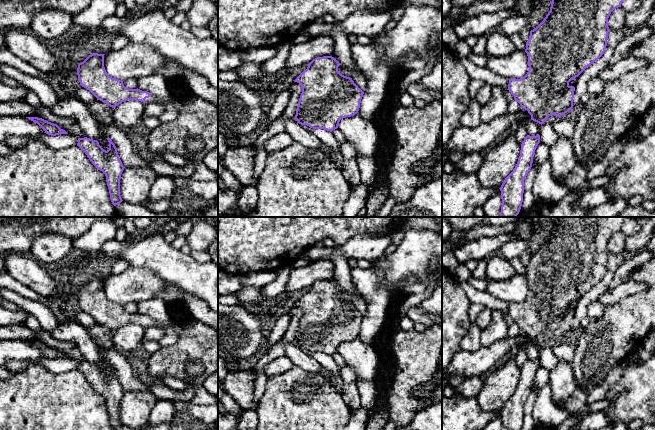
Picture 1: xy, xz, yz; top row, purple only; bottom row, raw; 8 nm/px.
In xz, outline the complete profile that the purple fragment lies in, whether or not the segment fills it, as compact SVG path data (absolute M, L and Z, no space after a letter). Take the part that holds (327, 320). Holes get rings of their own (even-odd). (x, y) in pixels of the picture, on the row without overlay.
M332 280L313 283L294 305L302 311L295 343L299 348L313 353L324 353L332 356L338 352L341 343L358 337L364 316L352 302L338 295L339 286Z

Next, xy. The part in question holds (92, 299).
M92 277L77 292L80 309L89 314L97 324L112 332L127 324L137 324L144 328L161 327L149 316L138 312L129 313L122 304L109 300L104 291L104 279Z

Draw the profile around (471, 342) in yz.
M471 323L468 332L460 342L461 350L475 352L481 348L481 329L475 323Z

